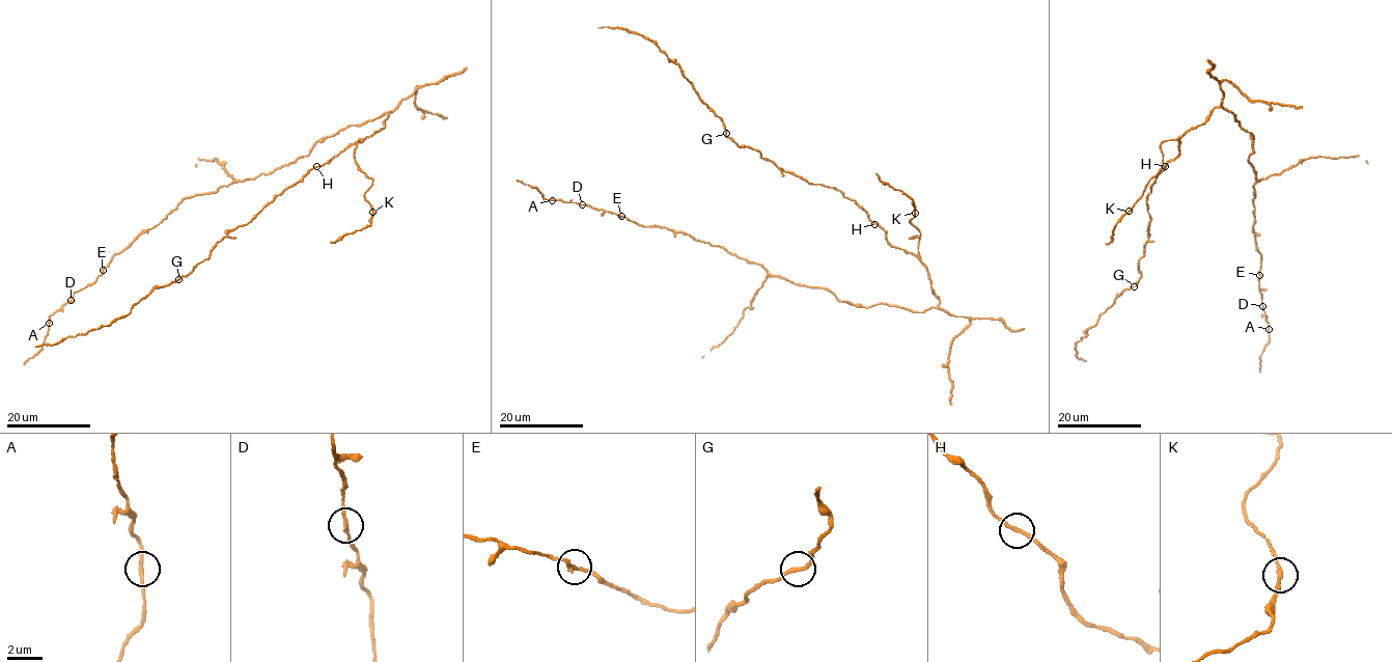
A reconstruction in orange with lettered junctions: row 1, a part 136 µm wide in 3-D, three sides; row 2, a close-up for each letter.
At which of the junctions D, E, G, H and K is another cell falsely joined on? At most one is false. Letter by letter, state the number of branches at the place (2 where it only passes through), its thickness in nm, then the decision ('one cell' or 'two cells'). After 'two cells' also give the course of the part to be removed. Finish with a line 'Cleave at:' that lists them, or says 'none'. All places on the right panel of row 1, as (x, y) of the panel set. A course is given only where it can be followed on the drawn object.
D: 2 | 200 nm | one cell
E: 2 | 200 nm | one cell
G: 2 | 200 nm | one cell
H: 2 | 200 nm | one cell
K: 2 | 200 nm | one cell
Cleave at: none

